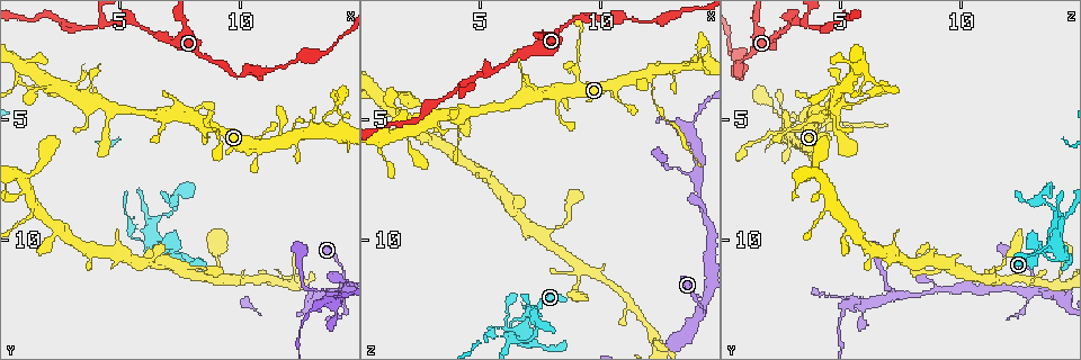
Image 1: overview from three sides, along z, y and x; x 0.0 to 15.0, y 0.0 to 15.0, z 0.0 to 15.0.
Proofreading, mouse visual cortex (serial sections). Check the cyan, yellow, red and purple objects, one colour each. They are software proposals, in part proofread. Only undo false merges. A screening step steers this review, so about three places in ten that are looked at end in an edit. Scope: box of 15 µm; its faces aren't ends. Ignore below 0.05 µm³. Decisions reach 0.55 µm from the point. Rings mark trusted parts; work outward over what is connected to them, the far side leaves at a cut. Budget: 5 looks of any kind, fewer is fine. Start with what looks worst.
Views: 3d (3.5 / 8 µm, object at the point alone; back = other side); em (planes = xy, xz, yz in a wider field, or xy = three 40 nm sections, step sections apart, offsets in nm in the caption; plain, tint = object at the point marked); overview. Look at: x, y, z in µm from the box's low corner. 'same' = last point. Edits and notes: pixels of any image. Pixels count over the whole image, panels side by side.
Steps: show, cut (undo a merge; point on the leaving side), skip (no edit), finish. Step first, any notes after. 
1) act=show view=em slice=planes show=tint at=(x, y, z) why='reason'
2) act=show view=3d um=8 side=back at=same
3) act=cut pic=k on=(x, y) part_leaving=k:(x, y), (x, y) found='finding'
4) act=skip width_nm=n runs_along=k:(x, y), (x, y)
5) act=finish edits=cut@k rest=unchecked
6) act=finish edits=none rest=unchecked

act=show view=3d um=3.5 at=(12.2, 5.2, 4.3) why='narrows sharply'

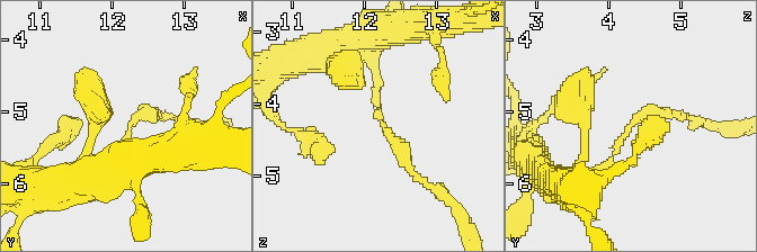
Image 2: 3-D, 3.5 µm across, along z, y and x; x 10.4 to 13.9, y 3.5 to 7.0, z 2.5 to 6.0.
act=show view=em slice=xy step=3 show=tint at=(12.25, 5.20, 4.30) arm_widths_nm=150,150

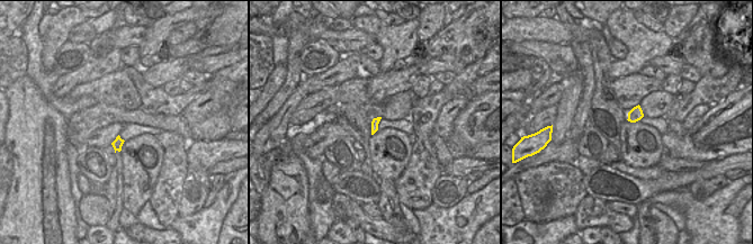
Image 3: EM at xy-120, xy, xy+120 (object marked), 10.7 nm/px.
act=show view=em slice=xy step=5 show=tint at=same

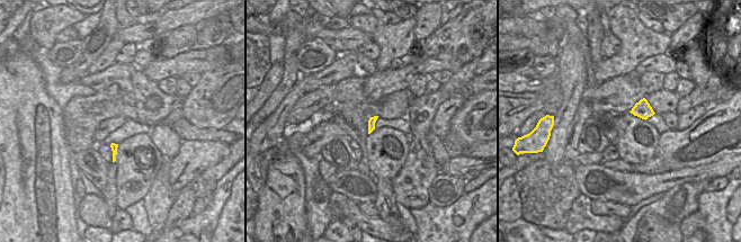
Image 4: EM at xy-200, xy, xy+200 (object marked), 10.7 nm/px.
act=cut pic=2 on=(635, 117) found='a second cell is stuck on'

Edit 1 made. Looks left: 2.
act=show view=3d um=3.5 at=(14.1, 12.4, 7.5) why='two arms in line, one across'

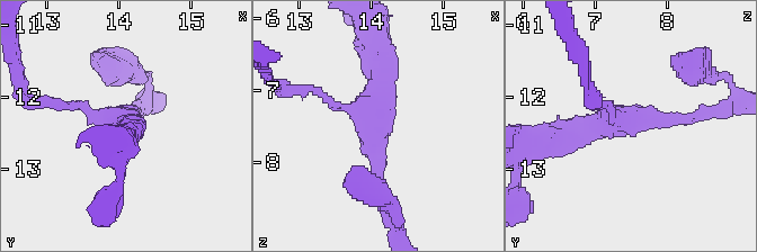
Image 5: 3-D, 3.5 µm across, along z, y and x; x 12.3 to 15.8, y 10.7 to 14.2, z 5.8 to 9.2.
act=show view=em slice=xy step=3 show=tint at=(14.00, 12.35, 7.50) arms=3 arm_widths_nm=150,150,350

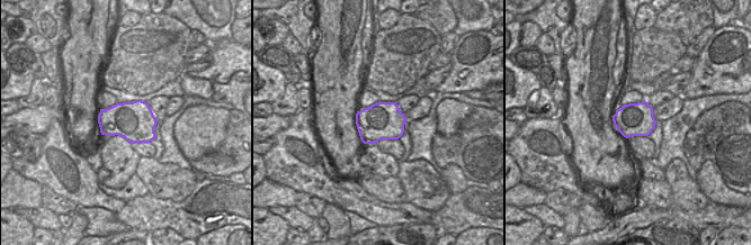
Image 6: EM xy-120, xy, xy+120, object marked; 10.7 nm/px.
act=skip runs_along=5:(703, 113), (555, 133) found='all the same cell'

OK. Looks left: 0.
act=finish edits=cut@2 rest=unchecked

